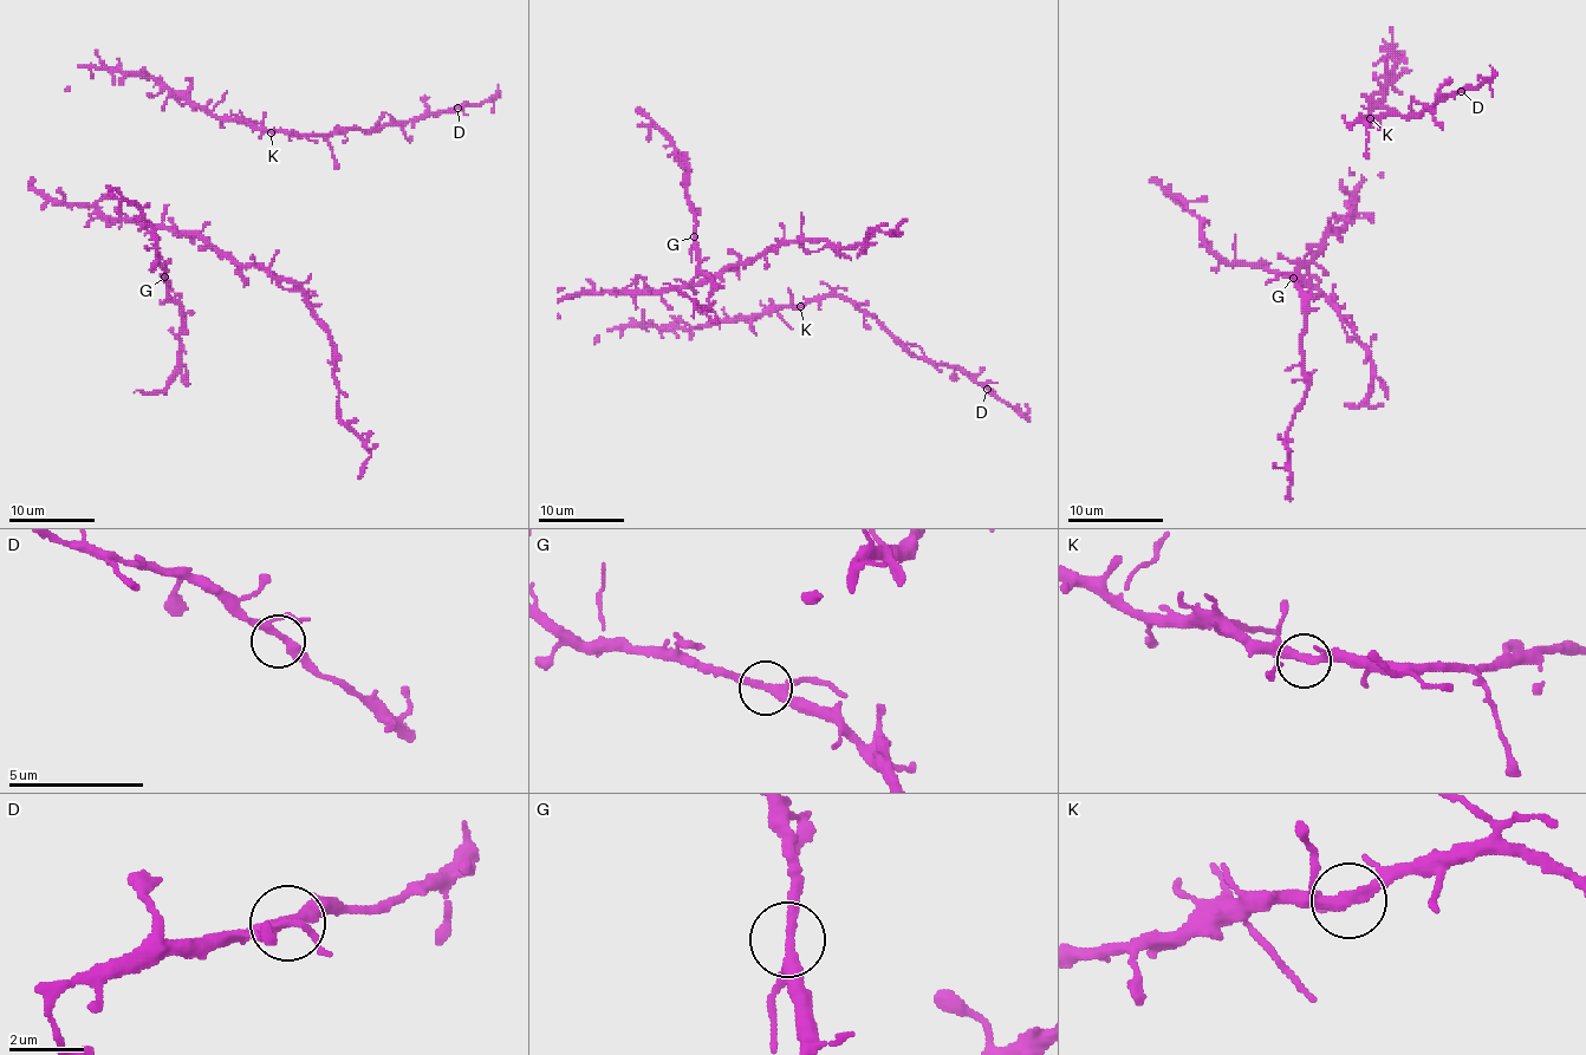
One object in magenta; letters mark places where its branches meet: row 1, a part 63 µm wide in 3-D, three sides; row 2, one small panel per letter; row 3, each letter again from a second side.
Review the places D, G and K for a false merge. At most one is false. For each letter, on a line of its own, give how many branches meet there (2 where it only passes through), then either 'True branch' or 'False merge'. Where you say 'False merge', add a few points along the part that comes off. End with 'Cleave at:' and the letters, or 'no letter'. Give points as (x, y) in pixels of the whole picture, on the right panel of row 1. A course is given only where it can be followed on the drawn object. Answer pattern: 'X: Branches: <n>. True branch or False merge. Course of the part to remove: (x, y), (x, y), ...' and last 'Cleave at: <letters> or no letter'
D: Branches: 3. True branch
G: Branches: 3. True branch
K: Branches: 3. True branch
Cleave at: no letter

